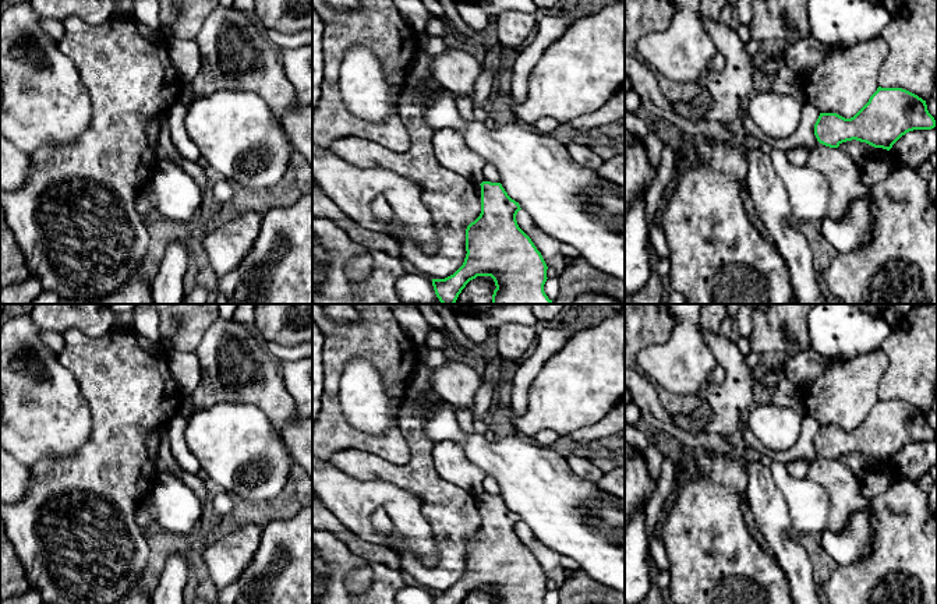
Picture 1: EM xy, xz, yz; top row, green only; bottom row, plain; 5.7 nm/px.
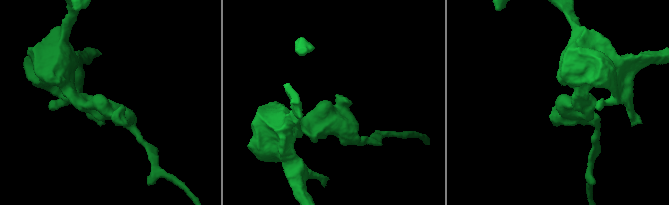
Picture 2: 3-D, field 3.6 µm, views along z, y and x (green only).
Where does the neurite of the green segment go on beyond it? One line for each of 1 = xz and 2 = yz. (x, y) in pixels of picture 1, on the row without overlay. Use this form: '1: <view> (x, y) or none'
1: none
2: none

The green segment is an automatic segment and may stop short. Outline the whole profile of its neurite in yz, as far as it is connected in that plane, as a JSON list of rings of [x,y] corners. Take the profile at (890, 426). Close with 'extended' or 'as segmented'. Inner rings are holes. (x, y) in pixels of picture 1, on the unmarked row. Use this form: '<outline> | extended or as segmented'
[[[881,400],[851,431],[837,425],[820,425],[814,437],[817,453],[838,460],[846,453],[866,455],[890,463],[906,445],[937,438],[926,413],[902,400]]] | as segmented

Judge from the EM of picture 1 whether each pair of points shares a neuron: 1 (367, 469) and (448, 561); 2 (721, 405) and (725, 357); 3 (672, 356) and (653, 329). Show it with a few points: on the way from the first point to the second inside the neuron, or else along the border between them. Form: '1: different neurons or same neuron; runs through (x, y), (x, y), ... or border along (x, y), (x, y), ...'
1: same neuron; runs through (399, 474), (410, 476), (452, 518), (452, 529)
2: same neuron; runs through (731, 394), (731, 368)
3: different neurons; border along (672, 318), (672, 335), (639, 355)

